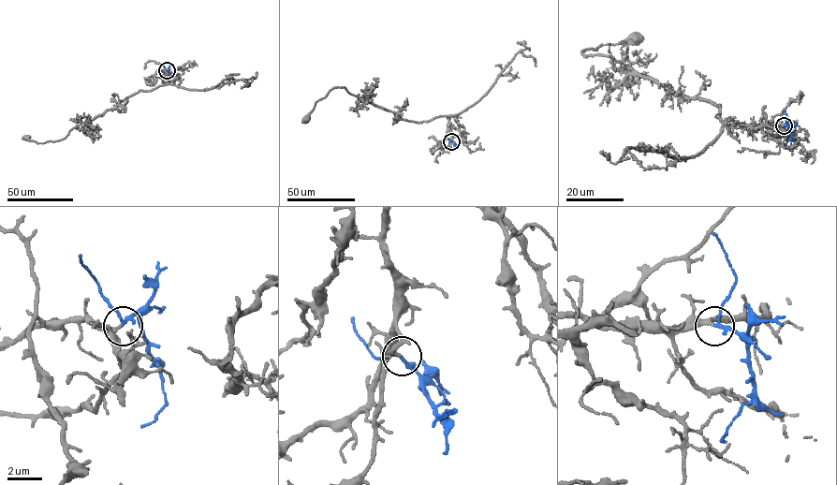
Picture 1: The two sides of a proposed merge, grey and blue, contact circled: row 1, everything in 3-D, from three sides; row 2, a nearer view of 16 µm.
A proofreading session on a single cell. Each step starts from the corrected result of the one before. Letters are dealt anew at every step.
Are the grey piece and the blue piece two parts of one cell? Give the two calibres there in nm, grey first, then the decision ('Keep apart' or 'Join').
Thickness 220 nm (grey) against 160 nm. Join

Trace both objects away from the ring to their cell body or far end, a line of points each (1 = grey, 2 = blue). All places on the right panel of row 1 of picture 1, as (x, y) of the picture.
1: (784, 125), (721, 123), (719, 105), (581, 51), (640, 36)
2: (784, 125), (790, 132), (786, 145)

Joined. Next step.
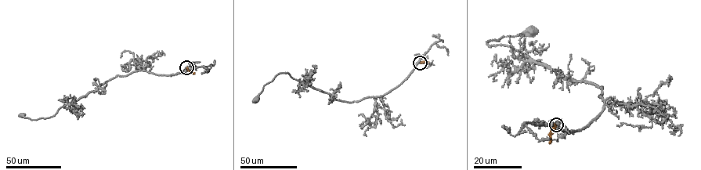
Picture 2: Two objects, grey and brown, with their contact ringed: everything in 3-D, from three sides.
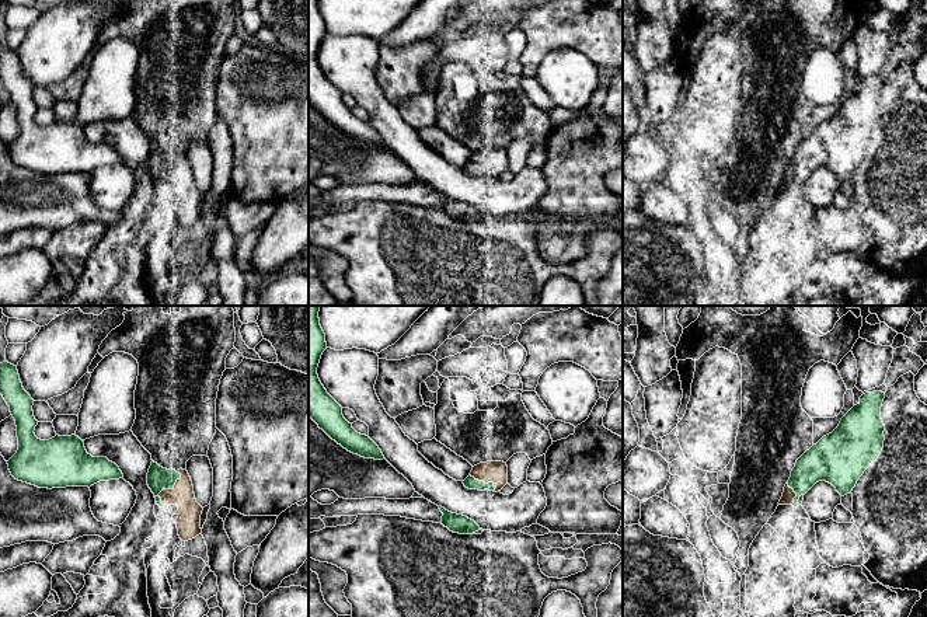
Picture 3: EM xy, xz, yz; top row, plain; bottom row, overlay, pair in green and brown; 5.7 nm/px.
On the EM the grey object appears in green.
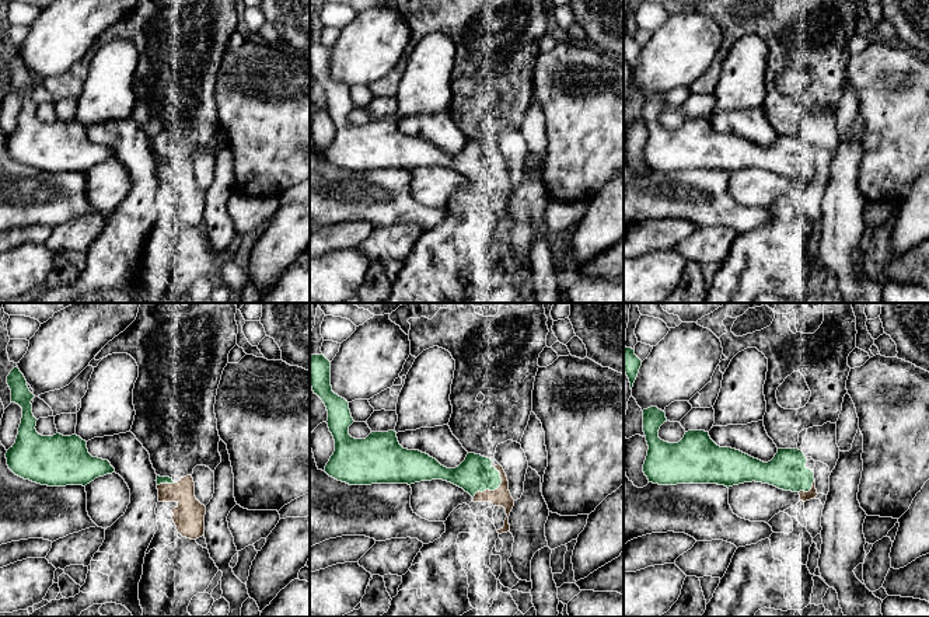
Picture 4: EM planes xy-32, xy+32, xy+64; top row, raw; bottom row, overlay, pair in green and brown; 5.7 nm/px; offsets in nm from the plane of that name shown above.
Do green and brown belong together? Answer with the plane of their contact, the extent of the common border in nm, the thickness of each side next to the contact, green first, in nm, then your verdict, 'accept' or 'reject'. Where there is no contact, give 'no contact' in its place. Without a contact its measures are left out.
xy | 220 nm | 140/140 nm | accept

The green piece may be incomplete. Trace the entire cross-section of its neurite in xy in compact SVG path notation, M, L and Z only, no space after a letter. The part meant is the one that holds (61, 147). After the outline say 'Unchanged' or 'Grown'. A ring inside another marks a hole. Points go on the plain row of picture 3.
M0 49L0 80L15 107L18 136L7 147L11 161L38 174L91 172L100 167L123 164L119 153L107 143L93 143L76 122L41 126L34 116L34 86L24 76L17 52Z. Unchanged

